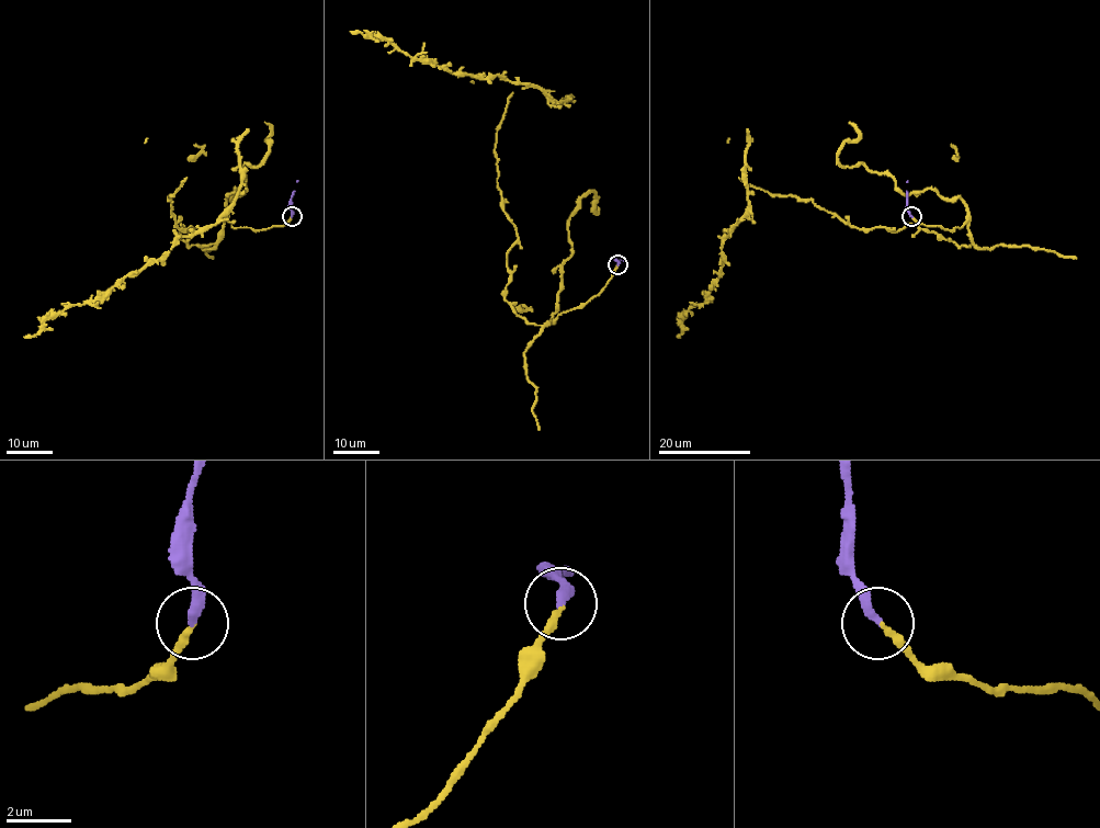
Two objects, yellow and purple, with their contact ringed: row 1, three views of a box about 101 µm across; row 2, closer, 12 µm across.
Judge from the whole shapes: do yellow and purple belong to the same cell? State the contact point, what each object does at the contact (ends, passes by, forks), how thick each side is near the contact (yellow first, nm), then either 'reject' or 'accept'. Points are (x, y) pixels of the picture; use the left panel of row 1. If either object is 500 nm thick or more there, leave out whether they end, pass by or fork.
place (292, 216); yellow ends; purple ends; calibres 220 and 300 nm; accept

